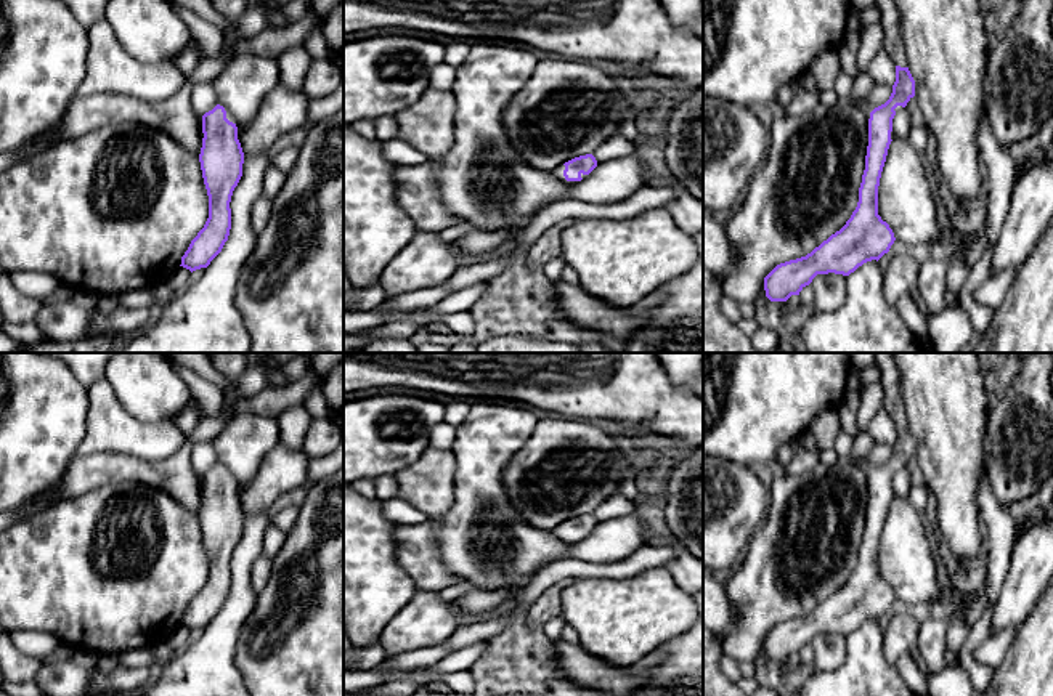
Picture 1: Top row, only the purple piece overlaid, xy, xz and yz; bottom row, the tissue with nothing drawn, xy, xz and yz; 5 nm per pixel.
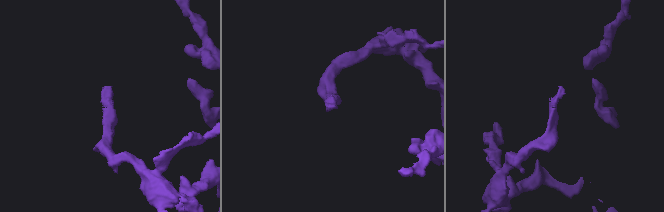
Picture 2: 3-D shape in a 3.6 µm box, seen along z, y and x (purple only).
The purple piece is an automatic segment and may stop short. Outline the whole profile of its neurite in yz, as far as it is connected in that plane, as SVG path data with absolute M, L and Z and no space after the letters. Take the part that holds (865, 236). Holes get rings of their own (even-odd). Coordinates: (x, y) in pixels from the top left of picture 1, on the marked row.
M894 0L875 2L881 13L881 47L896 59L896 82L884 104L864 109L868 120L868 146L857 207L846 225L811 253L777 265L764 277L766 297L770 301L787 301L791 295L799 295L817 274L849 276L864 263L878 261L896 241L889 225L878 215L878 186L889 144L896 138L892 119L915 98L915 80L907 67L901 14Z

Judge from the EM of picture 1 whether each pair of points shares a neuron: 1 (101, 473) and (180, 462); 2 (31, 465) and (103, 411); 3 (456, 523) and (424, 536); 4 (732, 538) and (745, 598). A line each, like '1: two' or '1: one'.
1: one
2: two
3: two
4: two

